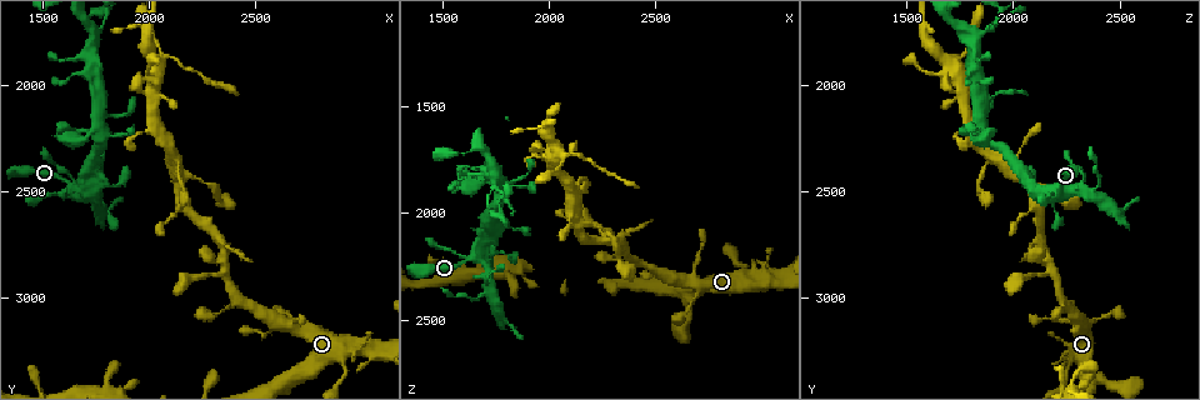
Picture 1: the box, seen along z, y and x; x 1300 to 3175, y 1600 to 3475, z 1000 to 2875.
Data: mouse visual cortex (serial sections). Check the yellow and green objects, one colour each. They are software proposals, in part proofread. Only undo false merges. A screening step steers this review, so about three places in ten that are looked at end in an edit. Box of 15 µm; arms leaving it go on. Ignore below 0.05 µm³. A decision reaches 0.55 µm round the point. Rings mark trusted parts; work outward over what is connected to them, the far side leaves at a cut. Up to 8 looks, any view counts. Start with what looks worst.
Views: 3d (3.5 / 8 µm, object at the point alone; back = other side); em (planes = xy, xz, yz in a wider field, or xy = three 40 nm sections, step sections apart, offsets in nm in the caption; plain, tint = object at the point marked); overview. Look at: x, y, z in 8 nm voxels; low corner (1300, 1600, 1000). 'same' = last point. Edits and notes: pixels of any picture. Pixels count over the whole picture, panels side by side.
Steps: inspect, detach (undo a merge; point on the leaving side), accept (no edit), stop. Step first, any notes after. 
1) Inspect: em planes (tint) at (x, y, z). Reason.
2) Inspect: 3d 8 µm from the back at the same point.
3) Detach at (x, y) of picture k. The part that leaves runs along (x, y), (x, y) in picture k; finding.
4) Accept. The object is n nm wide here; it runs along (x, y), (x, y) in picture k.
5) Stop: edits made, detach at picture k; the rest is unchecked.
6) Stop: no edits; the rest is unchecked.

Inspect: 3d 3.5 µm from the back at (1710, 2490, 2370). Three arms meet.

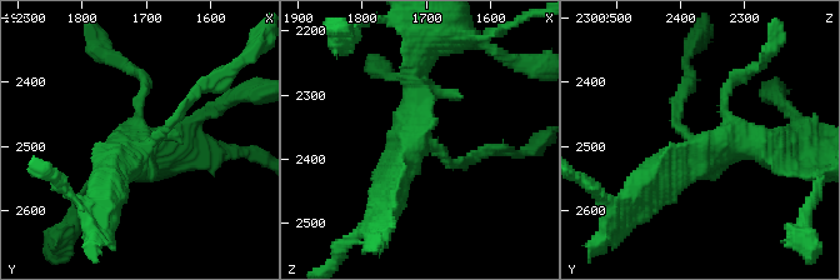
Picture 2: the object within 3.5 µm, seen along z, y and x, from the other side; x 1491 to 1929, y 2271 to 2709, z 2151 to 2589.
Inspect: em planes (tint) at (1725, 2505, 2360).

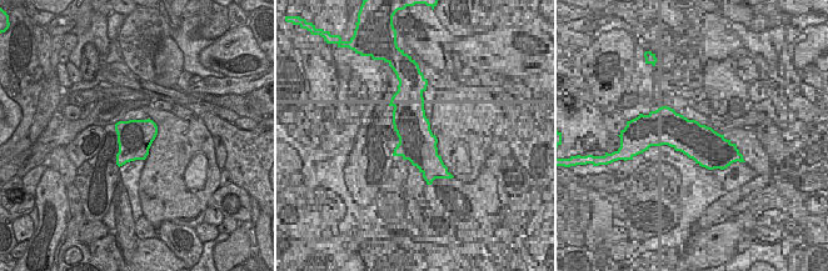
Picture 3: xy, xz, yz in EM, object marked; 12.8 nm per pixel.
Detach at (190, 99) of picture 2. A second cell is stuck on.

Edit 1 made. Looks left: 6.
Inspect: overview. See it whole again.

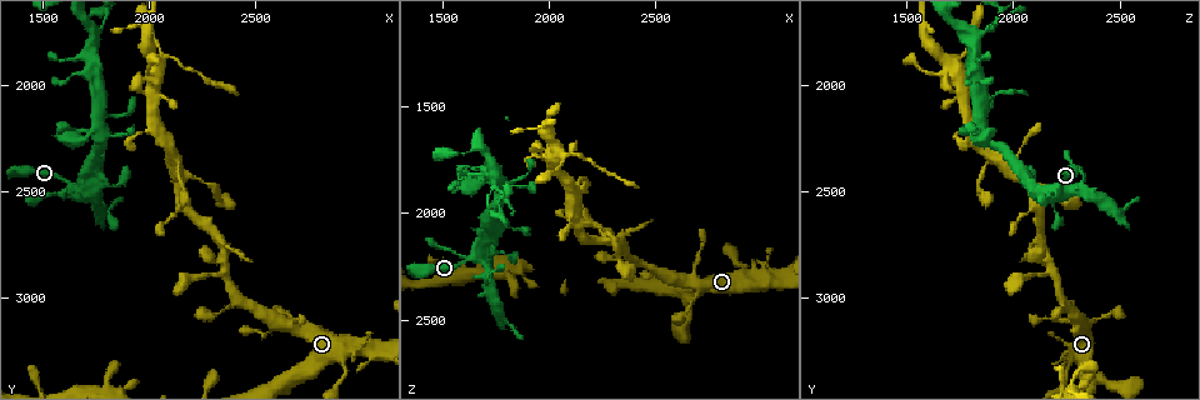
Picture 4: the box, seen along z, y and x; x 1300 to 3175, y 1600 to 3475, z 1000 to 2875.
Inspect: 3d 3.5 µm at (1770, 2200, 1850).

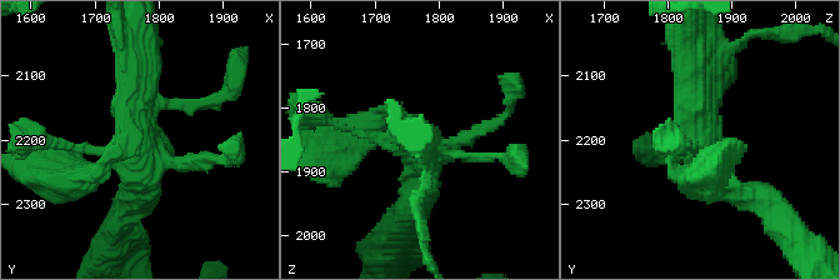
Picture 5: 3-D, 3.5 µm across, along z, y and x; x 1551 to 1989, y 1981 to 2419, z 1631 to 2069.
Inspect: em xy step 5 (tint) at (1765, 2205, 1845).

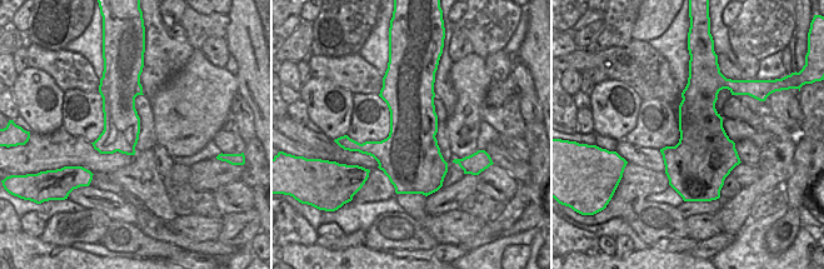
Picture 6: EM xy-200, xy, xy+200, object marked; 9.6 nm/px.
Accept. Continuous, no second cell.

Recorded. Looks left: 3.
Inspect: 3d 3.5 µm at (3050, 3240, 2300).

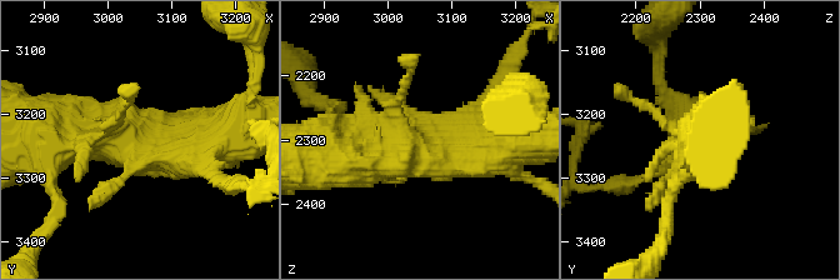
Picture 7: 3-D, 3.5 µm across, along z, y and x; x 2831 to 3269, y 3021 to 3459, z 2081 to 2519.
Inspect: em xy step 5 (tint) at (3040, 3250, 2315).

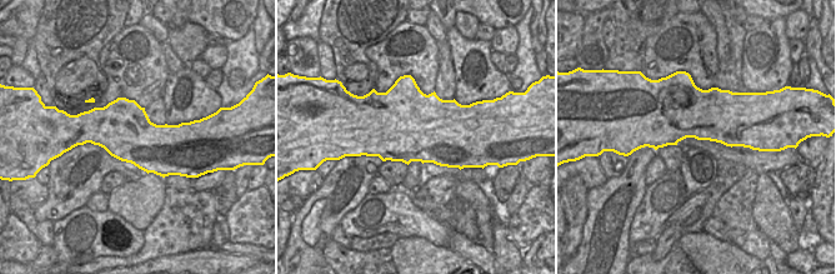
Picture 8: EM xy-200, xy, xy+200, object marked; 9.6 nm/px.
Accept. The object is 700 nm wide here; it runs along (330, 150), (426, 148), (480, 106) in picture 7; all the same cell.

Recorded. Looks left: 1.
Stop: edits made, detach at picture 2; the rest is unchecked.

